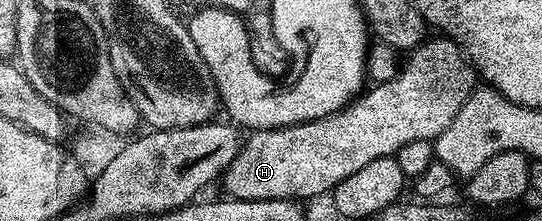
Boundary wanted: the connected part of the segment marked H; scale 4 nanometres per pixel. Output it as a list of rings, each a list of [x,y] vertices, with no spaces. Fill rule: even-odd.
[[[442,34],[424,39],[422,44],[412,48],[402,61],[397,78],[384,84],[368,87],[339,112],[329,114],[320,120],[294,124],[284,128],[260,128],[242,141],[238,154],[227,167],[221,178],[221,185],[232,199],[236,200],[293,200],[307,202],[310,196],[323,196],[335,191],[335,187],[349,174],[361,170],[361,166],[374,162],[376,158],[395,156],[403,146],[417,139],[434,141],[442,134],[445,126],[457,118],[457,110],[465,106],[467,99],[477,87],[477,73],[471,61],[463,55],[462,48],[454,40]]]

